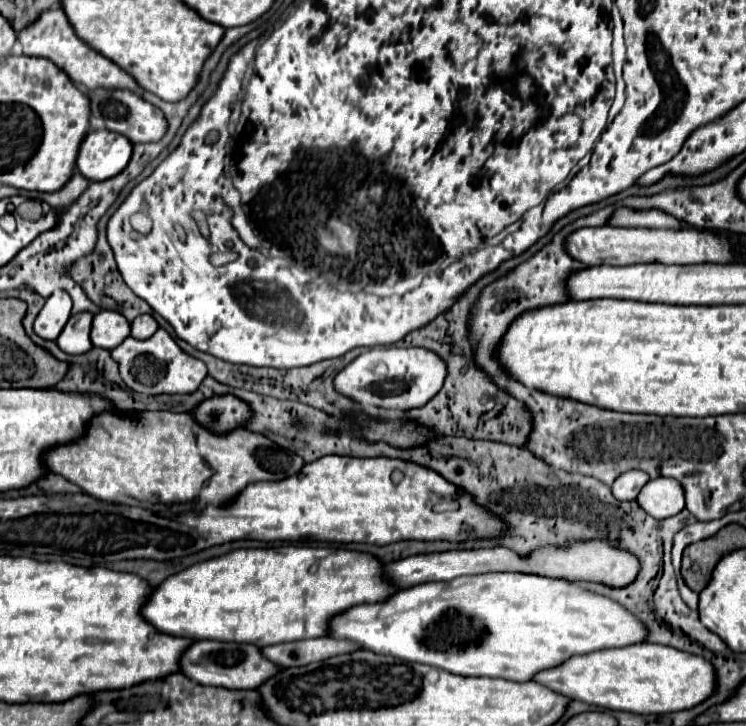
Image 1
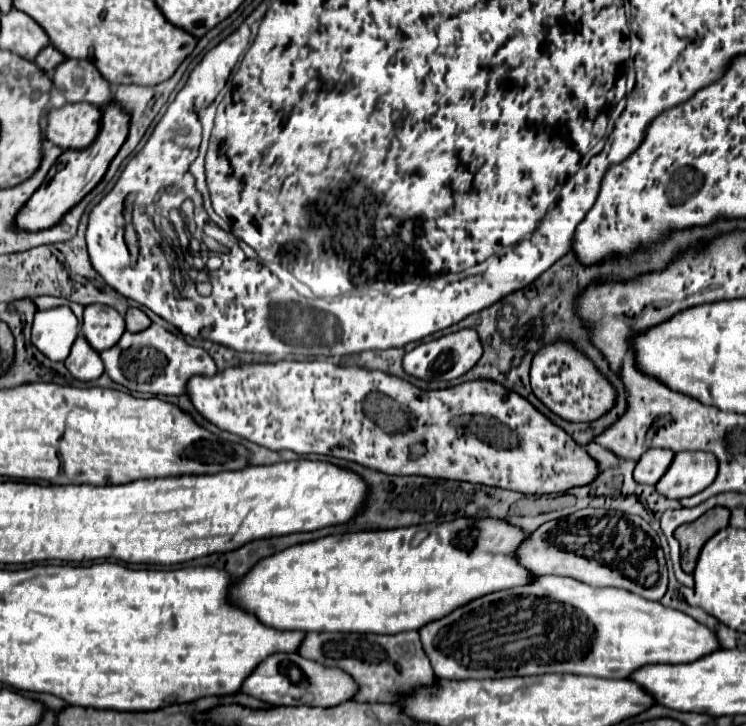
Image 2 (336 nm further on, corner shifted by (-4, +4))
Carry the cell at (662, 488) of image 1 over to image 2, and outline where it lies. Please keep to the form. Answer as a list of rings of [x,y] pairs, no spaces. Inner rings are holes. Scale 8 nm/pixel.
[[[682,451],[674,455],[672,465],[656,483],[656,491],[668,499],[684,499],[704,491],[718,473],[718,463],[712,453]]]

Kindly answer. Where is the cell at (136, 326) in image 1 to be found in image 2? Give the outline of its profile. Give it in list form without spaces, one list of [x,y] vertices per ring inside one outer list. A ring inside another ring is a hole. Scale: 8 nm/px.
[[[128,309],[128,313],[126,313],[126,331],[138,333],[138,331],[148,329],[150,323],[152,321],[148,319],[148,315],[144,311],[140,311],[140,309]]]

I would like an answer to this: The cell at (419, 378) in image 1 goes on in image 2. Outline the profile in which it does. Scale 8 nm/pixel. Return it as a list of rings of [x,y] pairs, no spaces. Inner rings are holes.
[[[460,329],[456,333],[444,335],[440,339],[432,339],[426,343],[420,343],[418,347],[414,347],[410,353],[404,355],[402,359],[402,369],[422,381],[452,381],[460,375],[464,375],[466,371],[470,371],[478,359],[482,355],[482,347],[480,347],[480,339],[476,335],[474,329]]]

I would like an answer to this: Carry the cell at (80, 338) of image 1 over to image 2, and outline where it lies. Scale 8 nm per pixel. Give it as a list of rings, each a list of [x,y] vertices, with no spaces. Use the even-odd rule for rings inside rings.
[[[82,333],[74,341],[72,351],[64,363],[66,363],[68,371],[80,381],[92,381],[104,373],[104,365],[102,365],[98,351],[94,351],[90,347],[90,343],[84,339]]]

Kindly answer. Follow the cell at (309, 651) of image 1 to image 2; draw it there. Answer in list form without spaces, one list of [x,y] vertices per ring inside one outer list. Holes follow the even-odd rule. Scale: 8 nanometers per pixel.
[[[404,631],[396,635],[368,635],[368,643],[358,633],[308,633],[298,655],[318,661],[324,667],[338,667],[352,675],[358,685],[356,701],[360,703],[388,703],[388,691],[408,691],[416,683],[434,683],[436,675],[420,647],[418,631]]]

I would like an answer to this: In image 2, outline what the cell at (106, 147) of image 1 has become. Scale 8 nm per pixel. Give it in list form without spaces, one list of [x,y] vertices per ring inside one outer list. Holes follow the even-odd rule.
[[[68,103],[62,109],[50,109],[46,139],[68,149],[88,149],[100,133],[102,111],[90,103]]]

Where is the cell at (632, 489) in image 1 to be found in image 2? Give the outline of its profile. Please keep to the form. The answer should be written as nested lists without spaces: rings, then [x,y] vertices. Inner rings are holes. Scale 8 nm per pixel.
[[[652,449],[652,451],[644,453],[640,457],[640,461],[636,463],[634,479],[638,483],[656,485],[660,481],[660,477],[666,473],[666,469],[670,467],[672,459],[674,459],[674,453],[672,451],[664,451],[664,449]]]

